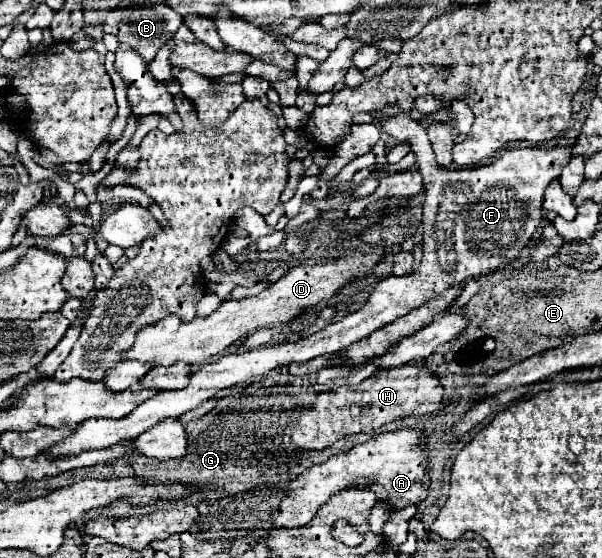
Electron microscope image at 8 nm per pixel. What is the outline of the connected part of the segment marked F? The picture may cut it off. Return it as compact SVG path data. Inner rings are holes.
M379 110L371 112L373 122L381 124L383 130L395 138L397 144L407 144L409 150L415 154L415 168L419 170L419 174L423 176L423 188L425 188L425 204L423 204L423 246L425 246L425 254L421 258L421 264L417 268L415 274L411 276L389 276L385 280L381 280L373 294L369 296L369 300L363 304L361 310L347 314L343 320L329 324L327 328L307 336L307 338L299 338L297 342L285 342L285 344L277 344L277 346L259 346L253 350L247 350L243 354L229 354L229 356L221 356L217 362L205 364L199 372L191 374L189 386L183 390L163 390L157 392L153 398L145 400L141 406L137 406L129 416L119 418L119 420L85 420L67 440L63 440L61 444L55 444L53 448L49 448L47 452L43 452L45 456L69 456L69 454L77 454L89 448L109 448L125 438L137 438L139 434L143 434L145 430L153 428L155 424L167 420L167 418L179 418L181 414L185 414L187 410L199 406L201 402L205 402L207 398L213 398L219 390L223 388L231 388L231 386L247 386L263 376L267 376L271 370L281 368L281 366L289 366L291 362L307 362L313 360L317 356L329 356L335 354L339 350L349 348L351 344L359 342L361 338L367 338L371 332L383 328L385 324L395 322L397 318L409 314L411 310L423 306L425 302L429 302L431 298L443 294L447 288L451 286L459 286L467 280L477 280L481 276L487 276L491 272L503 270L509 264L513 264L513 260L519 256L521 248L527 246L527 242L531 240L531 236L535 234L535 230L541 224L541 210L543 210L543 192L549 186L551 180L557 180L561 176L561 168L571 160L571 146L565 148L517 148L517 150L507 150L503 156L493 158L489 164L481 166L481 168L471 168L471 170L445 170L443 166L437 164L435 154L431 150L431 142L427 138L427 132L421 124L417 124L413 118L405 116L405 114L397 114L397 116L385 116Z

